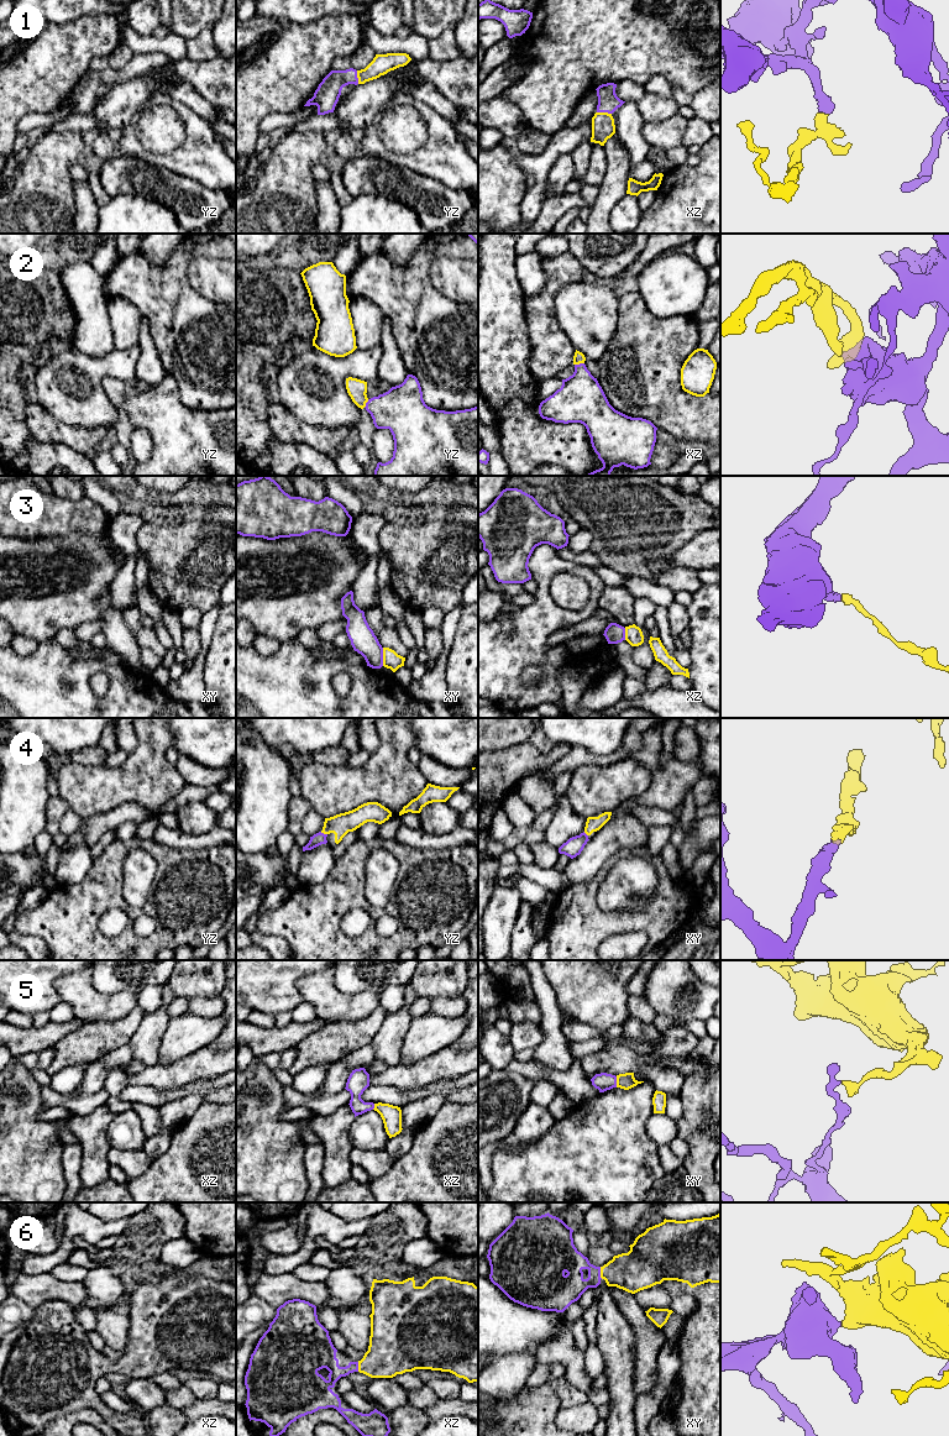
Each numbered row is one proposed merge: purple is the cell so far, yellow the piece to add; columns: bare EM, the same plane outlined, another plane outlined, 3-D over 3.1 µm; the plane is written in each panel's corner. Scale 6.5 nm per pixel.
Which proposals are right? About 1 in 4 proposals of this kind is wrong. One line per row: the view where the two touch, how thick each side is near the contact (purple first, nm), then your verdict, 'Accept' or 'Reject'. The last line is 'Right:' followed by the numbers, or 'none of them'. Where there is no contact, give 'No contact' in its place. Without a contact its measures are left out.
1: Touches purple in xz. Thickness 140 nm (purple) against 150 nm. Accept
2: Touches purple in xz. Thickness 300 nm (purple) against 70 nm. Accept
3: Touches purple in xy. Thickness 160 nm (purple) against 110 nm. Reject
4: Touches purple in yz. Thickness 80 nm (purple) against 140 nm. Accept
5: Touches purple in xy. Thickness 120 nm (purple) against 100 nm. Reject
6: Touches purple in xy. Thickness 190 nm (purple) against 260 nm. Accept
Right: 1, 2, 4, 6

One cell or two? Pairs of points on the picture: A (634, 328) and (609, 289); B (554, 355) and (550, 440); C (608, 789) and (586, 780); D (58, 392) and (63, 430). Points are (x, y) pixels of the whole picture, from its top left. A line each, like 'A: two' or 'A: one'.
A: two
B: two
C: one
D: two

